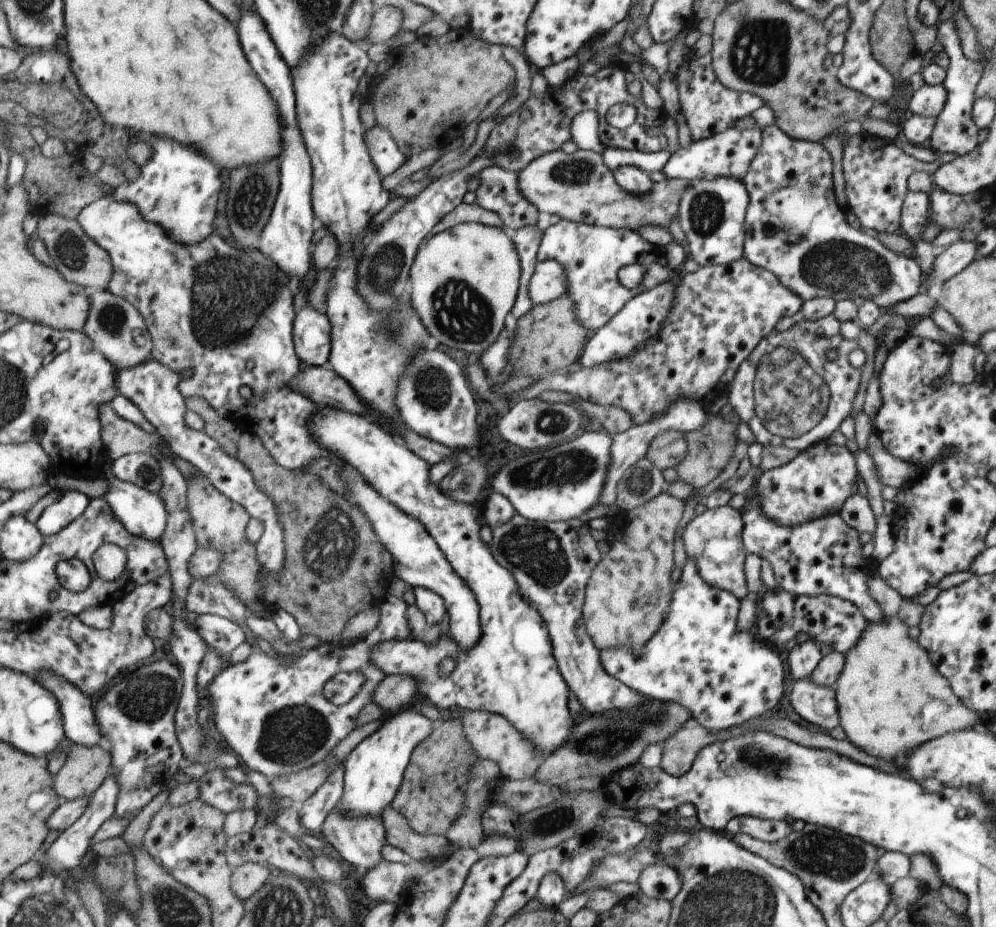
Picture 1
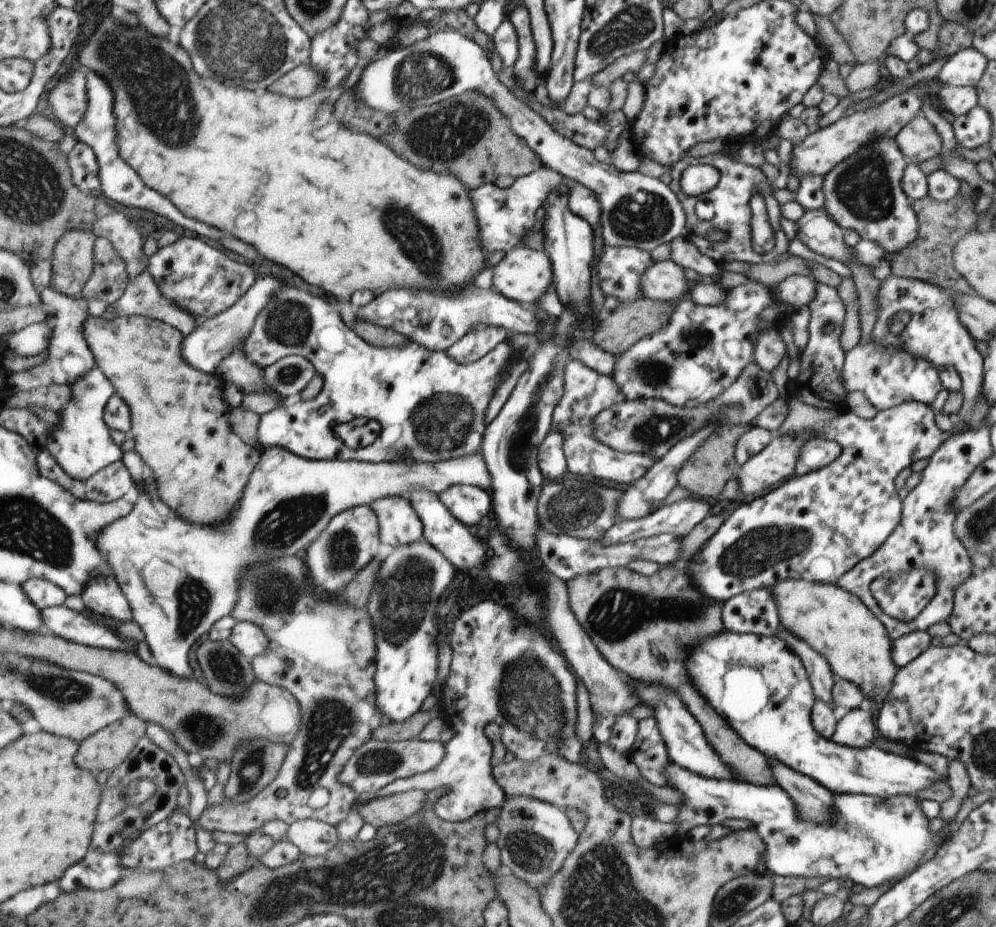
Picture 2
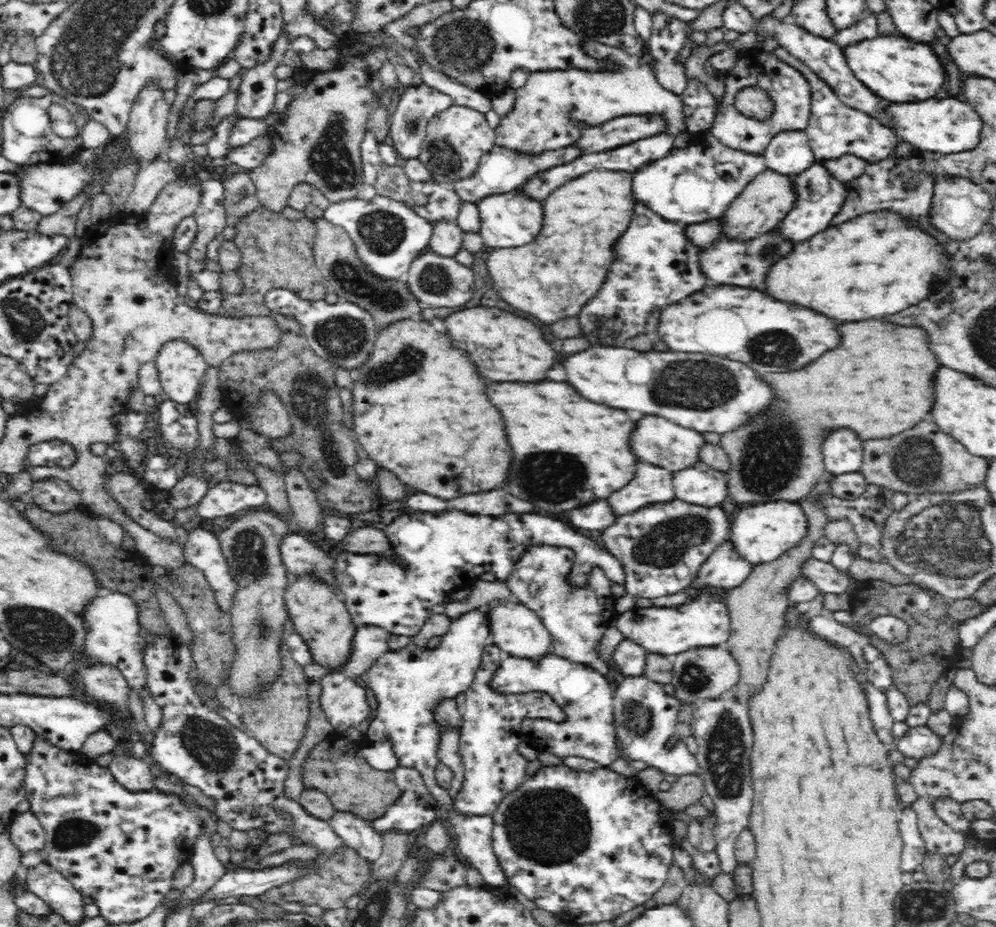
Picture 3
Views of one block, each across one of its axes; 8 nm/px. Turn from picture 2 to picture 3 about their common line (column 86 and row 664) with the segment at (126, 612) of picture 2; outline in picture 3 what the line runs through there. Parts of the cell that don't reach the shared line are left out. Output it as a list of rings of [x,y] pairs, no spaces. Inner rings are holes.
[[[533,547],[522,556],[520,563],[510,574],[506,586],[512,598],[531,608],[540,617],[542,624],[550,633],[552,652],[568,660],[581,662],[596,668],[606,677],[609,668],[598,657],[598,641],[607,625],[616,616],[616,598],[612,595],[612,584],[602,567],[595,566],[590,574],[590,582],[584,588],[571,588],[565,581],[574,558],[574,551],[566,547]]]

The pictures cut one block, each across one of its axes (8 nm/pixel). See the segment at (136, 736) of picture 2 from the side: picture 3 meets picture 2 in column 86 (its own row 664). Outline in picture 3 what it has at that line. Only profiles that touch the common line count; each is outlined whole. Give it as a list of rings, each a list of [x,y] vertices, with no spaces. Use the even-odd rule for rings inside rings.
[[[826,474],[809,490],[804,497],[800,497],[797,503],[805,516],[805,535],[799,543],[789,548],[780,558],[774,562],[760,564],[753,567],[740,586],[723,591],[723,603],[730,615],[730,638],[725,647],[739,661],[741,669],[740,683],[736,698],[747,701],[752,694],[756,694],[765,684],[769,672],[771,656],[774,652],[776,639],[781,635],[781,628],[785,623],[785,612],[789,605],[791,584],[802,575],[802,566],[812,558],[812,548],[818,540],[824,537],[824,528],[830,522],[826,513],[826,496],[832,494],[832,477],[836,474]]]

